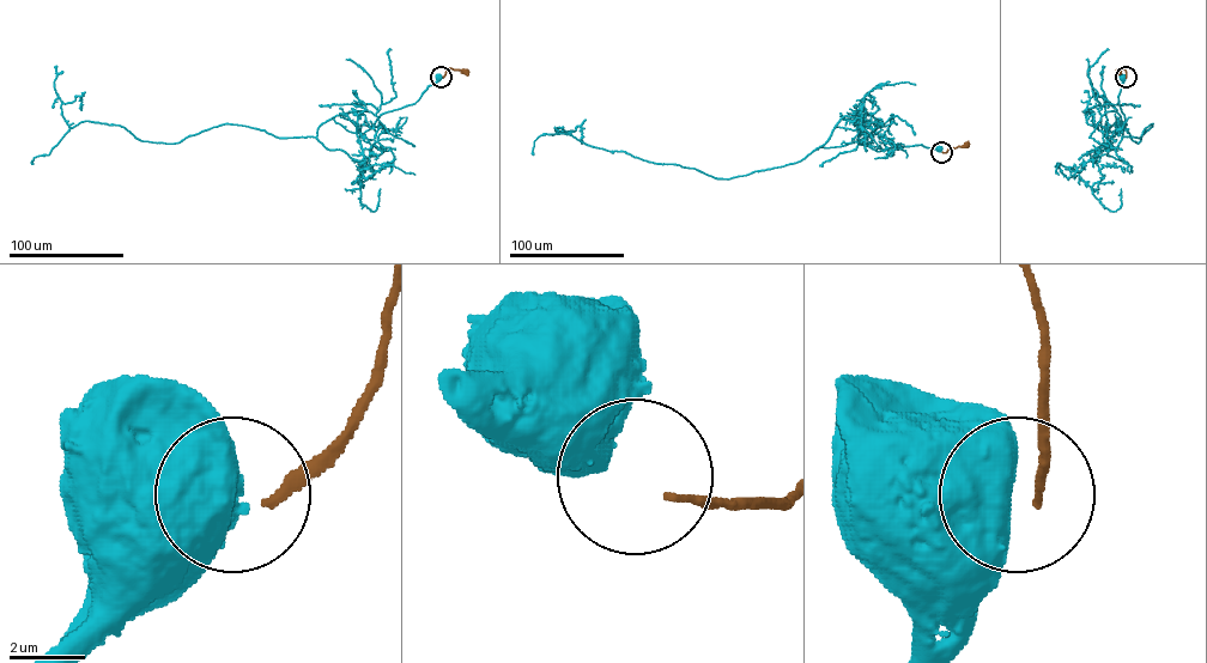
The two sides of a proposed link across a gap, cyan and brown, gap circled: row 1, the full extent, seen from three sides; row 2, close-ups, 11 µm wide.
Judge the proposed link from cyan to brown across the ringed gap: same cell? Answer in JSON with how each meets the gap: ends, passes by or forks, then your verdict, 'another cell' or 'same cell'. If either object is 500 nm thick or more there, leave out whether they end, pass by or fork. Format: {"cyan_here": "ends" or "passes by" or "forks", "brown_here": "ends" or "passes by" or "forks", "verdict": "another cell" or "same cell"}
{"verdict": "another cell"}

